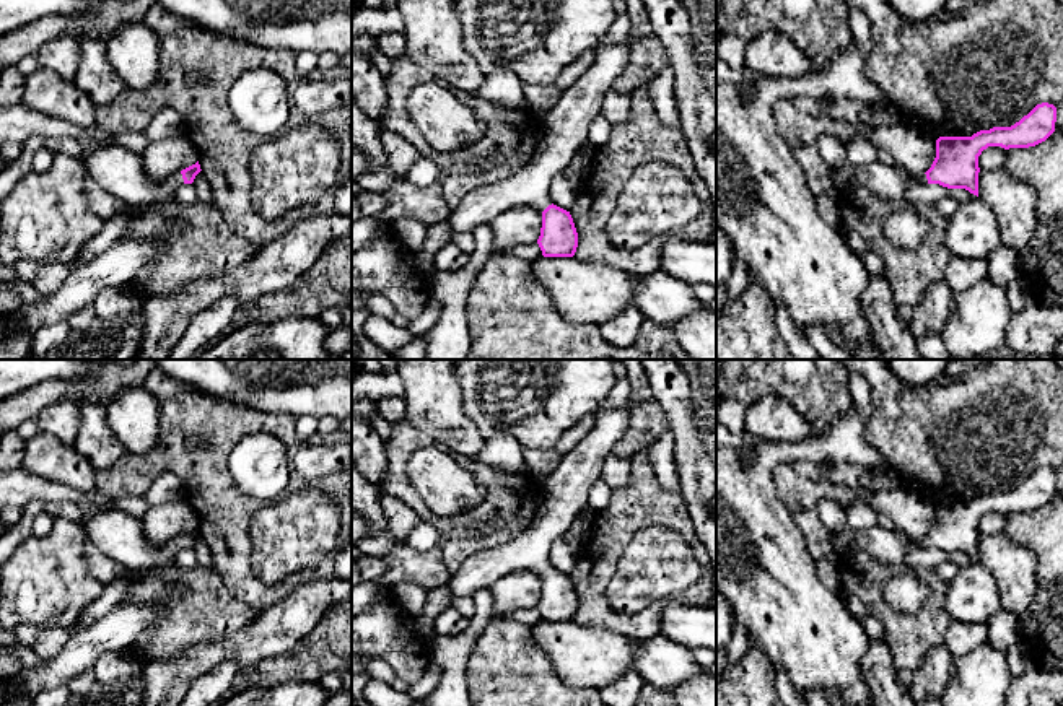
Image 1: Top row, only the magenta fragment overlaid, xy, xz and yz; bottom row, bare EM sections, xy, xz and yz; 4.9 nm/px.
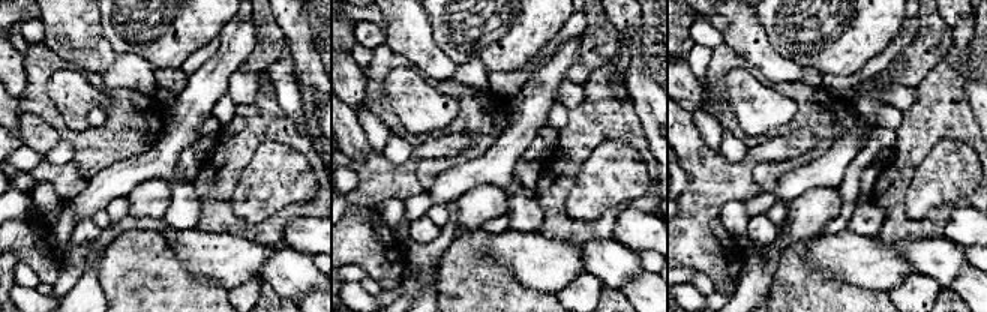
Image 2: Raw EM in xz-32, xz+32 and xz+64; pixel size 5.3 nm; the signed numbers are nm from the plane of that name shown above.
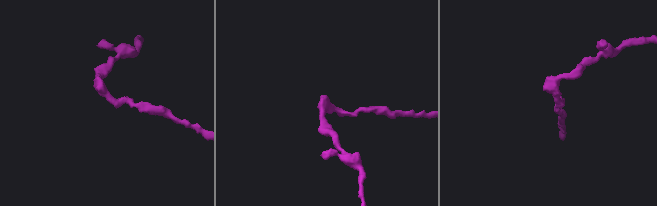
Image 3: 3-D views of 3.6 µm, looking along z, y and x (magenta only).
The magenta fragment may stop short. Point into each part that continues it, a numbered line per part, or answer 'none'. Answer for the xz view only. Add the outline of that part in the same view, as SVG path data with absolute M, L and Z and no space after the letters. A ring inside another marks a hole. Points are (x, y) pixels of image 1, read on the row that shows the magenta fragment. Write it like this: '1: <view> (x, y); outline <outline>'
1: xz (565, 127); outline M628 37L617 44L599 42L594 63L562 93L557 106L542 119L540 142L519 172L469 192L446 221L451 238L490 224L503 211L527 205L544 211L553 177L565 171L588 137L588 127L601 114L604 98L623 73Z

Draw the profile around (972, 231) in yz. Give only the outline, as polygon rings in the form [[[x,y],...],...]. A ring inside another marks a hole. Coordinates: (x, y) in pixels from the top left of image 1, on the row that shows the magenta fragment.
[[[980,197],[959,205],[946,220],[944,247],[952,257],[988,259],[1000,244],[998,218]]]

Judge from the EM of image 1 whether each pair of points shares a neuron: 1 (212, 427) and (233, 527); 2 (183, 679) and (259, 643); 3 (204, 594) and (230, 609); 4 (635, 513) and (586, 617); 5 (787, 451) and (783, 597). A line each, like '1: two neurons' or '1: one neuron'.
1: one neuron
2: one neuron
3: one neuron
4: one neuron
5: one neuron

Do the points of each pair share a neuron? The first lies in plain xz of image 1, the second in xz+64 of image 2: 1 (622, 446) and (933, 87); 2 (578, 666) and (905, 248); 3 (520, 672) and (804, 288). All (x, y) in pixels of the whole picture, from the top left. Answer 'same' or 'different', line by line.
1: different
2: different
3: same

